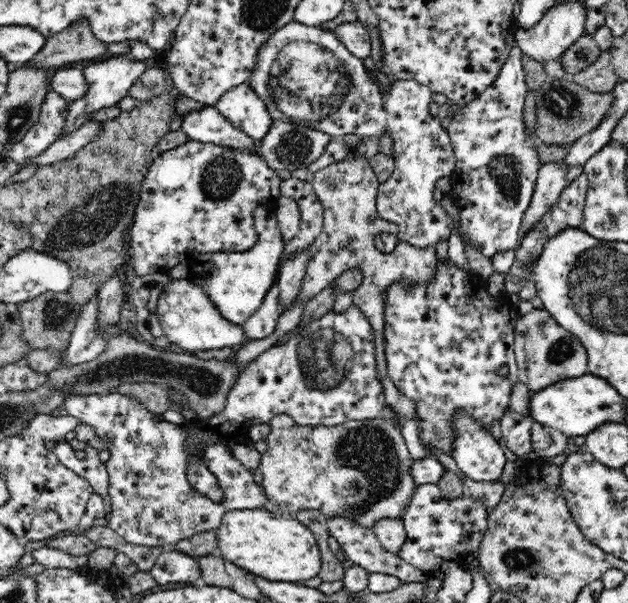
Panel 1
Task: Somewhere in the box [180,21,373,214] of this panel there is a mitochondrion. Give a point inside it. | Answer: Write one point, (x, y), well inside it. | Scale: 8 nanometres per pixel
(308, 81)

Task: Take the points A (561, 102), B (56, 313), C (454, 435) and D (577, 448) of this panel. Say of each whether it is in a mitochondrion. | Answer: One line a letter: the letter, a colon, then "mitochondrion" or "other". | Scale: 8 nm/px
A: mitochondrion
B: mitochondrion
C: other
D: other

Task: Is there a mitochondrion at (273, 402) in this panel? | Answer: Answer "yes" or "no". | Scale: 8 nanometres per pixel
no

